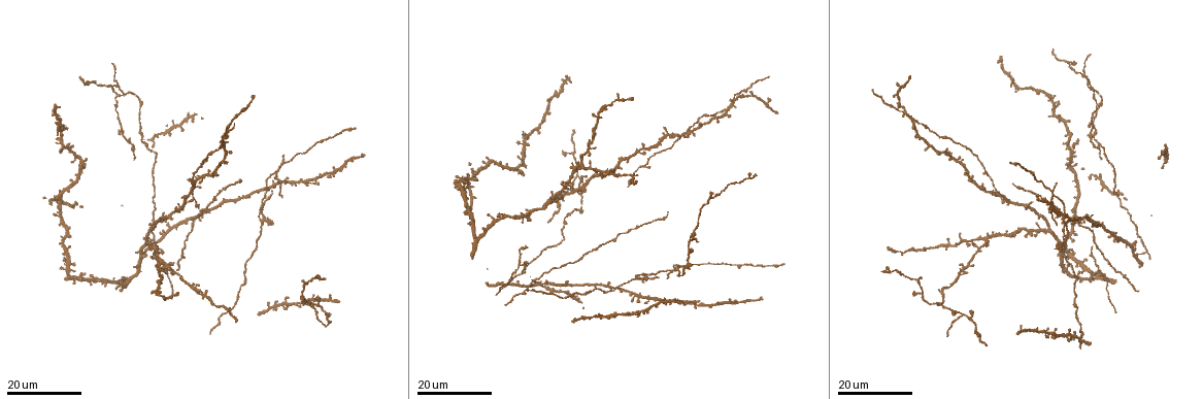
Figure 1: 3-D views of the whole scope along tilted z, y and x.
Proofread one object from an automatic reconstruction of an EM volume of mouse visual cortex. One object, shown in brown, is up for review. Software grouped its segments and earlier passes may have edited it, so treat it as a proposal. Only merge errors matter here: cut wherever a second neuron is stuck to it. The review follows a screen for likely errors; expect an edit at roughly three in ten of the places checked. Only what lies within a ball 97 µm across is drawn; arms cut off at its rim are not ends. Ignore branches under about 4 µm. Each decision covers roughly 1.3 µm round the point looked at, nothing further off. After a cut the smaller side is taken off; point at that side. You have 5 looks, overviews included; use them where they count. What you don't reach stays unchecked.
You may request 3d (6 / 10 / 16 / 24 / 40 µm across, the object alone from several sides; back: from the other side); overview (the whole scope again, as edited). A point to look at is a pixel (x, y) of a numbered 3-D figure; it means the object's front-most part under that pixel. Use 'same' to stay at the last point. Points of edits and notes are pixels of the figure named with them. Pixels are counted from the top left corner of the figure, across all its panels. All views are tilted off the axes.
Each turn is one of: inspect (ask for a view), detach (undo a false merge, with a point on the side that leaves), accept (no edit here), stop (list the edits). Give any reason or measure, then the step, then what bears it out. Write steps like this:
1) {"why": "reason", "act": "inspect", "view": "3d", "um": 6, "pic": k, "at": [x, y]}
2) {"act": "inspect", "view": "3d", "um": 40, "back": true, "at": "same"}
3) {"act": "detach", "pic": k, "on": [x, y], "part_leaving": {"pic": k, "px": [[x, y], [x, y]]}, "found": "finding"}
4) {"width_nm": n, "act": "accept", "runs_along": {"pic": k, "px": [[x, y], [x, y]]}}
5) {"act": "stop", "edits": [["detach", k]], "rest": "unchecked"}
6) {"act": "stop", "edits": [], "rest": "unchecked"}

{"why": "four or more arms meet", "act": "inspect", "view": "3d", "um": 24, "pic": 1, "at": [733, 99]}

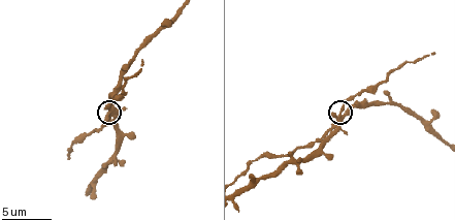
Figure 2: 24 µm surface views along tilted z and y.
{"act": "inspect", "view": "3d", "um": 10, "pic": 2, "at": [340, 112]}

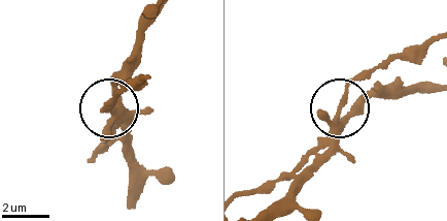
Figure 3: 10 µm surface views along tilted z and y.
{"why": "zoom in", "act": "inspect", "view": "3d", "um": 6, "pic": 3, "at": [335, 112]}

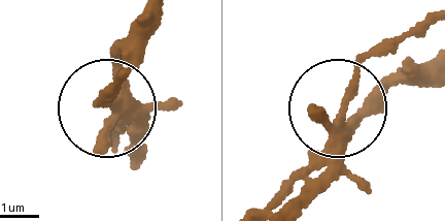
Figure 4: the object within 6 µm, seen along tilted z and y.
{"side_arm_um": 13, "arms": 4, "act": "accept", "found": "all the same neuron"}

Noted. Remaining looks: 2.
{"why": "branch point", "act": "inspect", "view": "3d", "um": 24, "pic": 1, "at": [116, 95]}

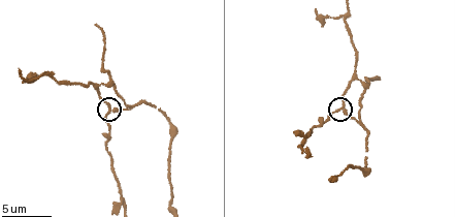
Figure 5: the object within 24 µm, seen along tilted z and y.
{"act": "inspect", "view": "3d", "um": 10, "pic": 5, "at": [108, 109]}

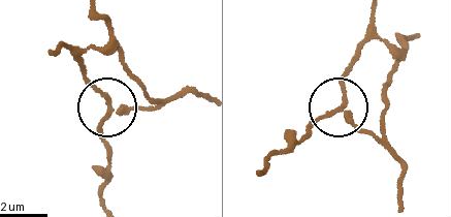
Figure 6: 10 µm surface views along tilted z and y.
{"act": "accept", "runs_along": {"pic": 6, "px": [[401, 200], [390, 149], [343, 112], [358, 57]]}, "found": "one neuron here"}

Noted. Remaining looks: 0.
{"act": "stop", "edits": [], "rest": "unchecked"}

